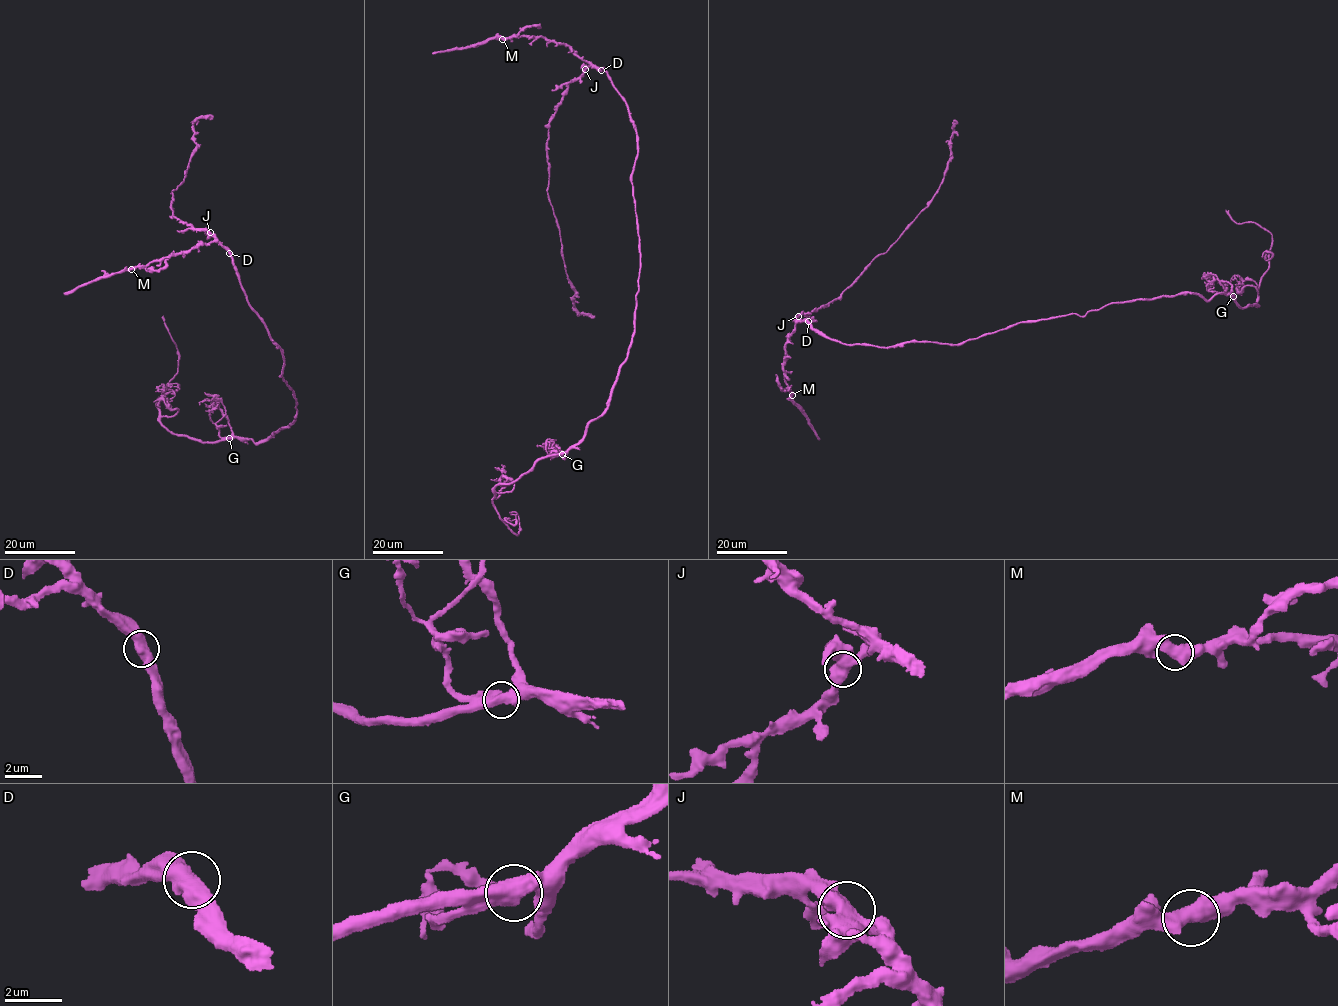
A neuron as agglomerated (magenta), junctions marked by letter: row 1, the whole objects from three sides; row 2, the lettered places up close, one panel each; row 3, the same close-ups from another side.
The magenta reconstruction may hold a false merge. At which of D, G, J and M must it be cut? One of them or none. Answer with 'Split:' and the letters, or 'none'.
Split: G

